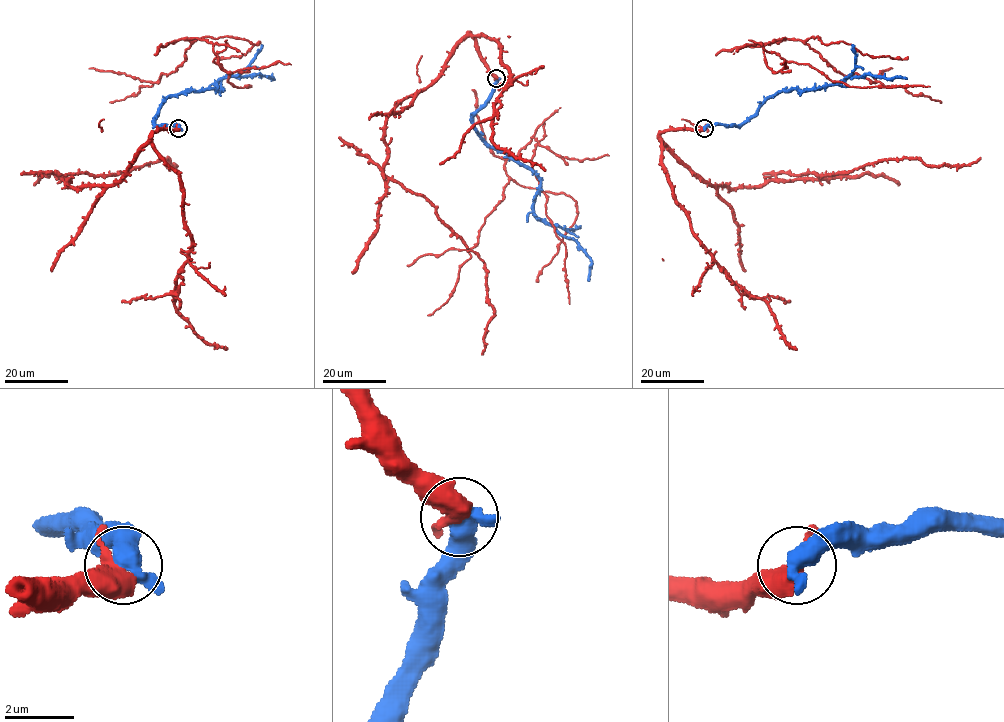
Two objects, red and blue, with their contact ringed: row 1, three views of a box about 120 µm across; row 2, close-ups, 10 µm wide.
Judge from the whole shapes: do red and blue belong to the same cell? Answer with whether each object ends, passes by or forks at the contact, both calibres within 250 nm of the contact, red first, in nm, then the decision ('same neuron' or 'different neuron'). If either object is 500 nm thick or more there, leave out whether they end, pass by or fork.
red passes by; blue passes by; calibres 440 and 440 nm; same neuron

